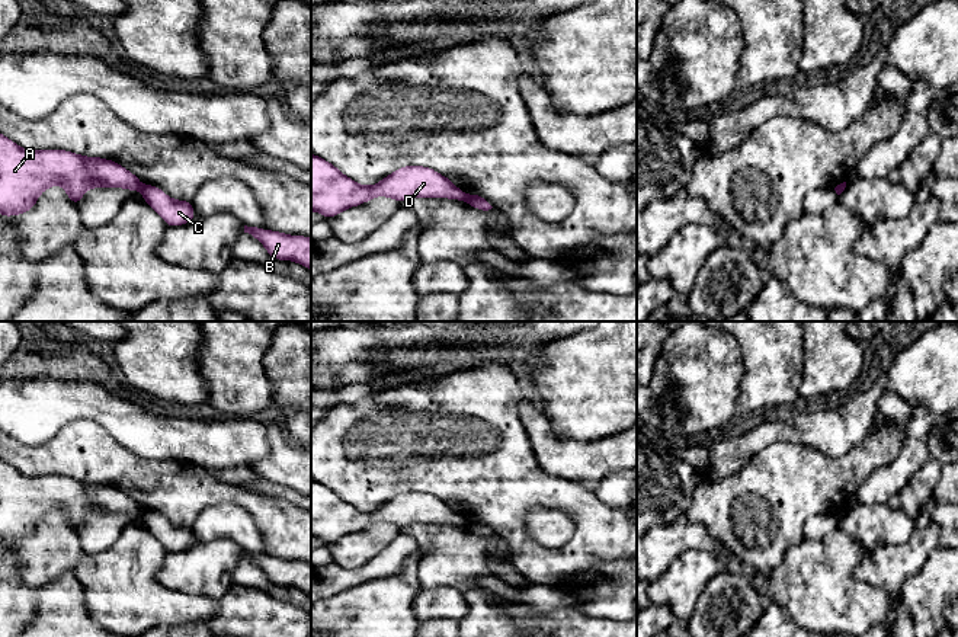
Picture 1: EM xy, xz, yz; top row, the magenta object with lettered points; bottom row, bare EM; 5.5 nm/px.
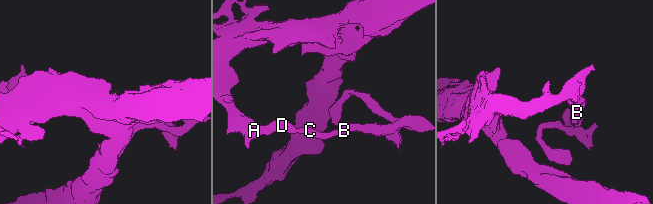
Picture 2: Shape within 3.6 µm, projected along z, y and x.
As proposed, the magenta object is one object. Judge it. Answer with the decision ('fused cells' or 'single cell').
fused cells

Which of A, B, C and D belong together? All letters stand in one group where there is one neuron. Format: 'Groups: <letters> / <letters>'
Groups: A D / B C

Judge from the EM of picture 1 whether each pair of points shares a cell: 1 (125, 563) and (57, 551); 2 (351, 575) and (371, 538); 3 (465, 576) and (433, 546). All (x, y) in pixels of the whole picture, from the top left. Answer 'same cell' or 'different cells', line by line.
1: different cells
2: different cells
3: same cell

